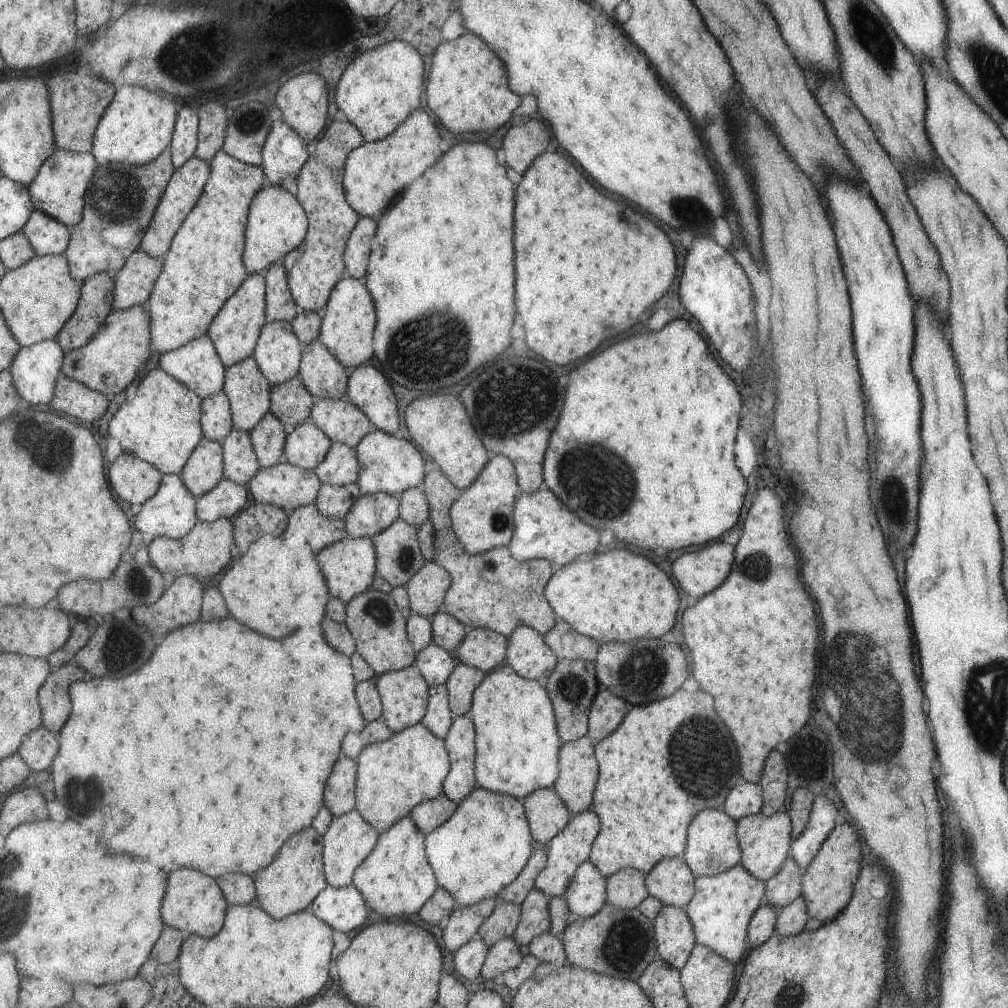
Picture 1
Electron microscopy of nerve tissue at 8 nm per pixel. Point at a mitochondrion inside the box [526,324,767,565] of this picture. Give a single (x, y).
(605, 485)

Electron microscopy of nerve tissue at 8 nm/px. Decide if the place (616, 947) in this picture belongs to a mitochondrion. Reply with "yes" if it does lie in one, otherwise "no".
yes

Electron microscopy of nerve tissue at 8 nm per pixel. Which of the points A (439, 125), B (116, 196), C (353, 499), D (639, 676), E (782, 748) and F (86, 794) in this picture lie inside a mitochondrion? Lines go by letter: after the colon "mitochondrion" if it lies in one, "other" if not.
A: other
B: mitochondrion
C: other
D: mitochondrion
E: other
F: mitochondrion

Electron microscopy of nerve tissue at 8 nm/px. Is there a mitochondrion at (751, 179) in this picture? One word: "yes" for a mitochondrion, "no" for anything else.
no

